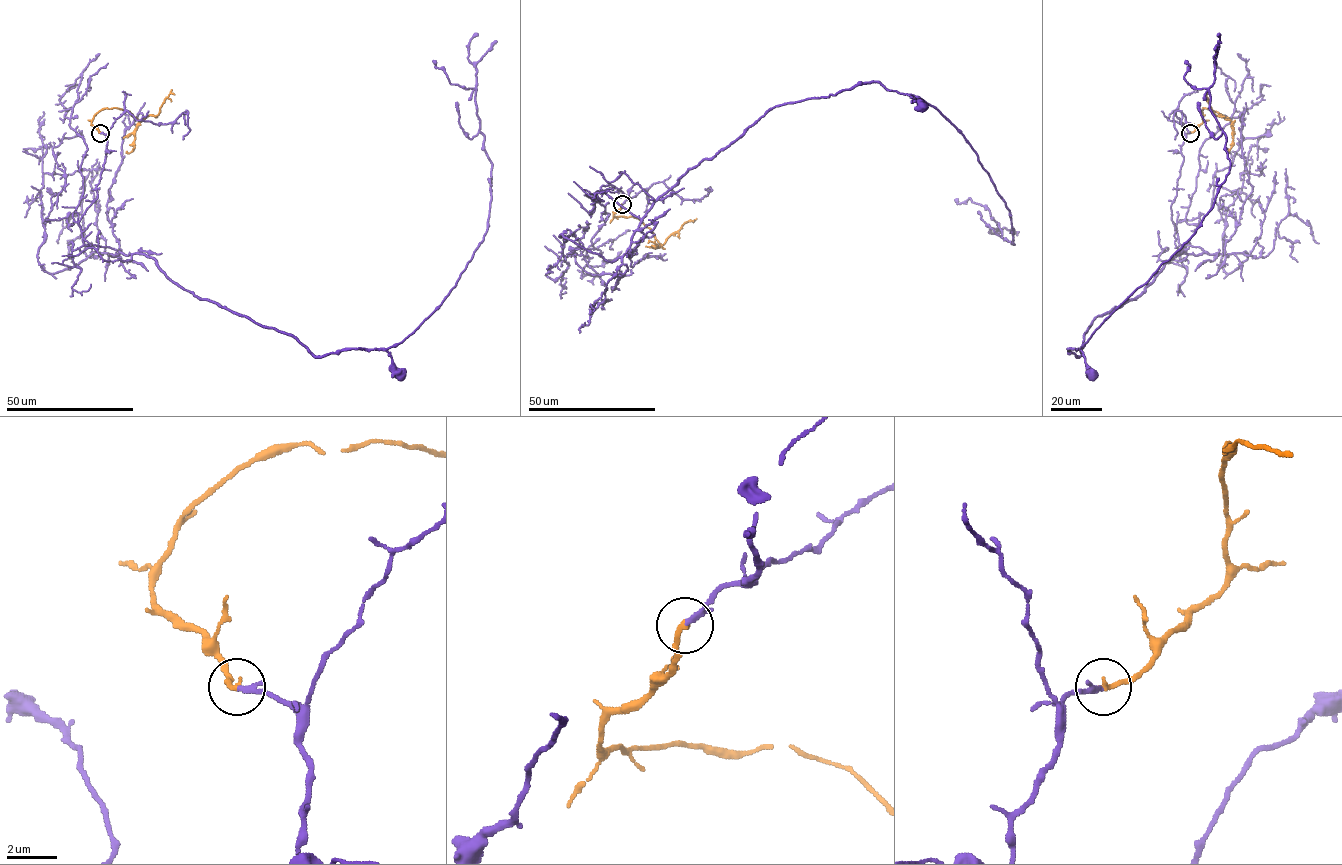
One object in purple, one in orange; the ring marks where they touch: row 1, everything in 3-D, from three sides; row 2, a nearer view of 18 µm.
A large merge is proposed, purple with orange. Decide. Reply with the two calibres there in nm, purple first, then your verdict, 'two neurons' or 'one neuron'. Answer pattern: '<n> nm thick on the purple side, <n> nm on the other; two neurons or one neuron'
160 nm thick on the purple side, 200 nm on the other; one neuron

